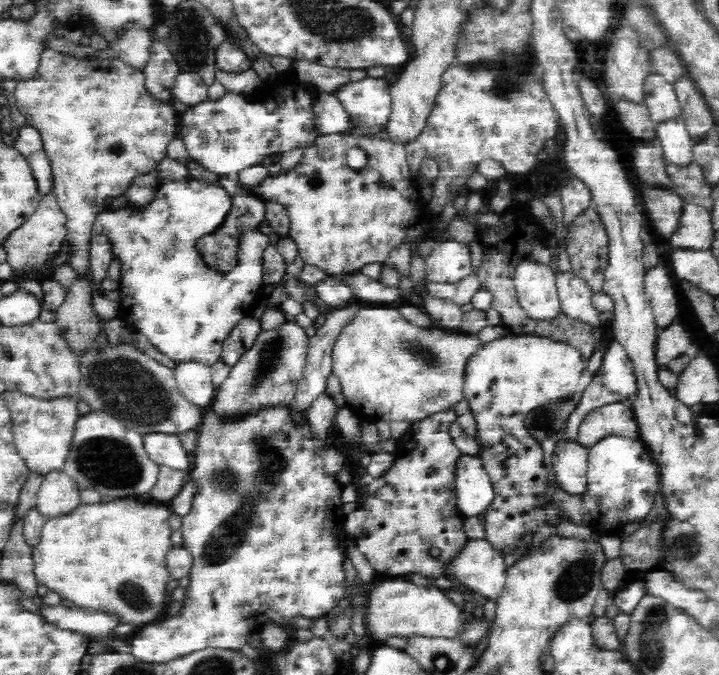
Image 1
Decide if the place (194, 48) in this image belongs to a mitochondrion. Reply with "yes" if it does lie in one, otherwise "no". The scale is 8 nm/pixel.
yes

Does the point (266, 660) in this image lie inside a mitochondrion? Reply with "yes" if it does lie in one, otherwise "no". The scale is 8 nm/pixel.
no

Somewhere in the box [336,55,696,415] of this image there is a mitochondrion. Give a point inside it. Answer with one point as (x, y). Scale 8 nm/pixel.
(426, 356)

